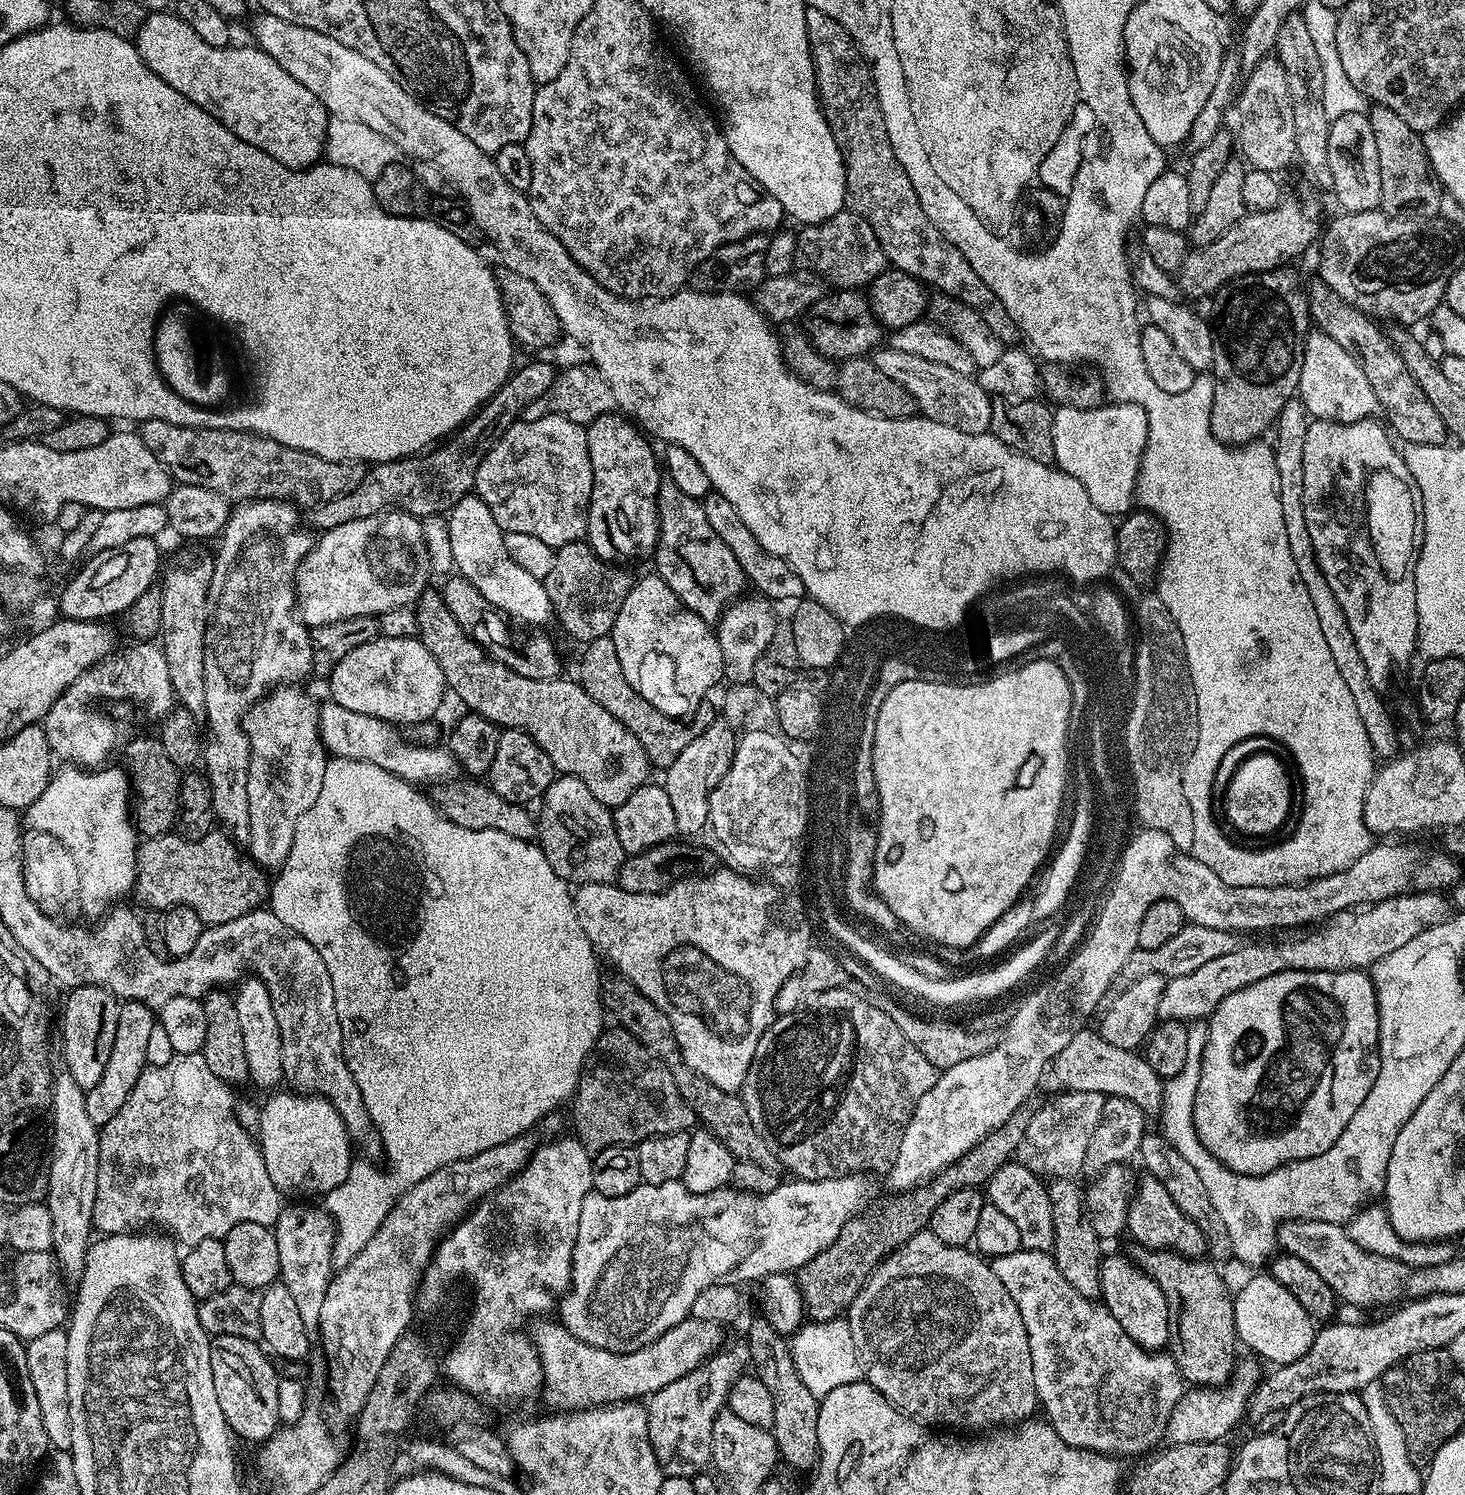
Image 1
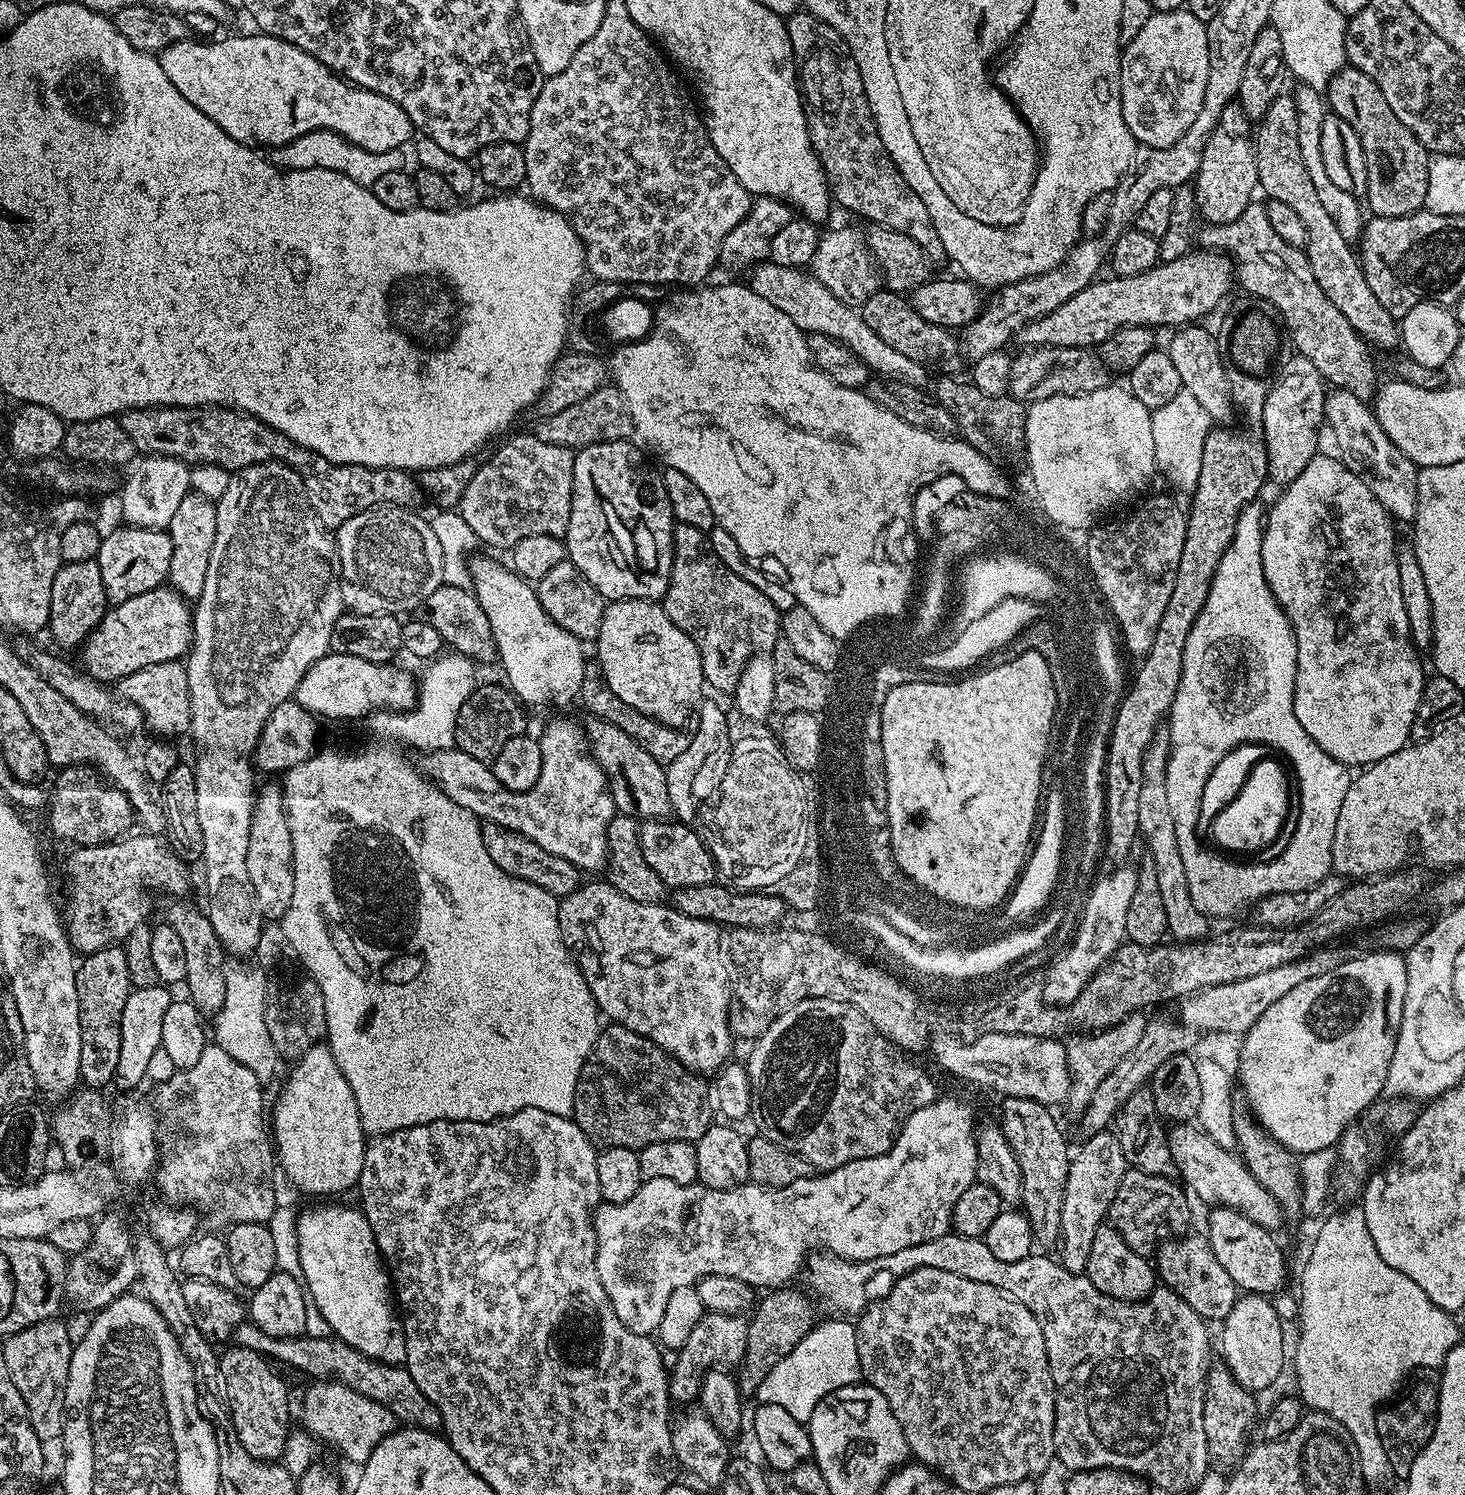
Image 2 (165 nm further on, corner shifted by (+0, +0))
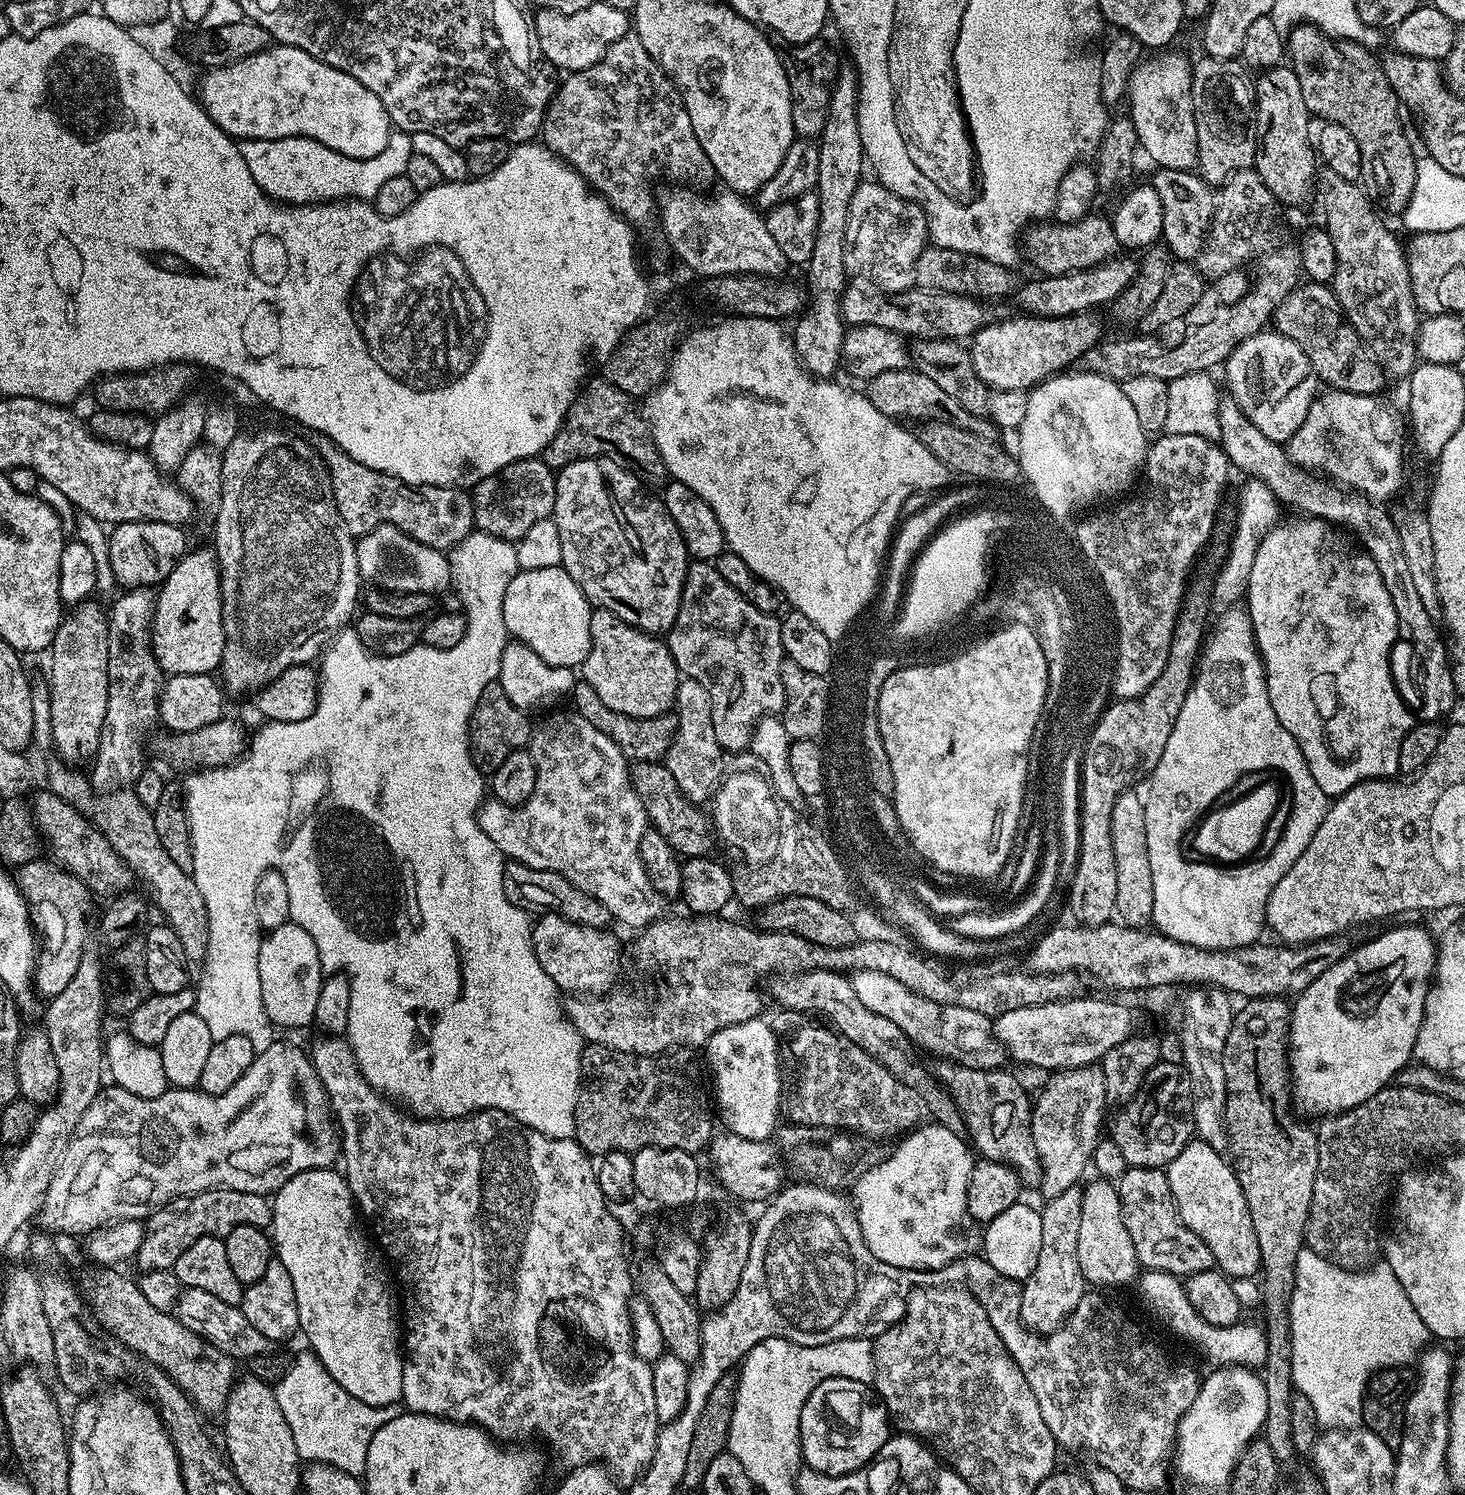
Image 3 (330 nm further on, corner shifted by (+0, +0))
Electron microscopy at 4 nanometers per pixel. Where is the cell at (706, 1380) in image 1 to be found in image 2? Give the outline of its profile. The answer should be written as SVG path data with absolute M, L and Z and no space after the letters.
M707 1311L691 1330L684 1345L675 1353L676 1365L673 1368L671 1365L668 1378L669 1397L673 1401L695 1401L700 1395L704 1373L719 1369L721 1366L736 1366L743 1360L748 1334L748 1320L743 1315Z

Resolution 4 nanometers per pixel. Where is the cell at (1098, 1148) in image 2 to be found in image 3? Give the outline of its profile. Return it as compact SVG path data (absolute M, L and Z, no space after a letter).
M1079 1187L1051 1197L1042 1208L1042 1254L1034 1274L1023 1281L1020 1289L1020 1320L1033 1334L1051 1334L1064 1327L1086 1291L1082 1266L1078 1266L1078 1225L1082 1218L1083 1191Z

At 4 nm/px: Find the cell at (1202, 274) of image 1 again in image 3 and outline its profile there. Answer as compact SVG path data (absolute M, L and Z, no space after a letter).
M1087 312L1076 316L1016 316L1014 320L997 319L971 337L974 370L978 370L978 378L989 389L1031 390L1043 380L1071 369L1075 360L1083 361L1087 352L1102 340L1099 322Z

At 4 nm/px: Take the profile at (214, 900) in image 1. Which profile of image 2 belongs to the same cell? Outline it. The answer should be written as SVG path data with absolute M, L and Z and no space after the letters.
M143 835L77 847L76 853L65 862L64 868L68 871L66 931L77 953L96 952L123 942L134 926L145 923L149 917L144 888L169 892L172 898L183 897L180 895L187 890L189 865L157 835Z

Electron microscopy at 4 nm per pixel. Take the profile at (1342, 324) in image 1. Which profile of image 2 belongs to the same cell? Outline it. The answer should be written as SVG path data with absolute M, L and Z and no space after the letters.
M1263 203L1248 204L1234 222L1205 223L1203 227L1198 232L1199 247L1234 258L1239 287L1241 284L1250 295L1260 299L1257 301L1275 309L1290 337L1291 347L1293 344L1299 355L1310 358L1310 362L1318 366L1318 374L1332 388L1345 388L1365 402L1375 397L1378 379L1368 341L1358 335L1350 322L1346 322L1334 302L1322 294L1322 286L1318 286L1310 270L1307 251L1290 246L1290 242L1282 242L1282 237L1270 227L1268 209Z

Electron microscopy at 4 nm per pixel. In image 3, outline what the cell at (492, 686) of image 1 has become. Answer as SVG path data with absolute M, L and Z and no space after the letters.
M635 762L630 768L632 774L632 785L642 806L648 815L648 822L651 827L658 830L658 834L662 834L662 838L666 838L666 842L670 842L670 846L681 857L689 856L708 856L711 853L712 842L714 843L714 829L710 823L709 817L700 813L701 809L697 805L691 804L682 794L682 790L678 790L678 782L674 782L674 774L670 774L667 763L664 762Z

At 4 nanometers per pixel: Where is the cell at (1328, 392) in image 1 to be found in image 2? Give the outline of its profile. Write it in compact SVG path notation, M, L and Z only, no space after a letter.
M1332 388L1324 398L1324 418L1327 427L1332 427L1332 436L1336 439L1337 446L1345 452L1343 455L1347 463L1367 477L1368 485L1372 487L1378 502L1382 502L1382 506L1387 509L1388 515L1397 521L1415 521L1418 510L1417 465L1390 442L1375 411L1345 388Z

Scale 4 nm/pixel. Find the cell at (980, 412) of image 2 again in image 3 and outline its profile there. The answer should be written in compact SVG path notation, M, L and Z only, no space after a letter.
M923 370L912 371L883 372L867 381L868 400L874 402L874 406L878 406L882 414L892 417L897 422L908 422L908 419L920 420L919 422L945 420L947 424L965 428L974 434L984 434L991 440L997 439L998 429L991 419L970 414L970 410L966 410L958 401L950 398L950 394L946 394L946 390L942 390L942 386L934 382L934 378L930 378Z

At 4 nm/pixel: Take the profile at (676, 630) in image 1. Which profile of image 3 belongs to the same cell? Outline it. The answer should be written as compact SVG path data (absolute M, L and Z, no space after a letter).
M596 608L590 618L590 638L592 645L582 665L582 679L594 686L594 694L598 694L598 698L602 698L610 710L618 710L618 714L626 714L630 718L654 718L675 705L682 675L676 668L667 643L660 636L651 636L649 632L622 622L610 610Z

